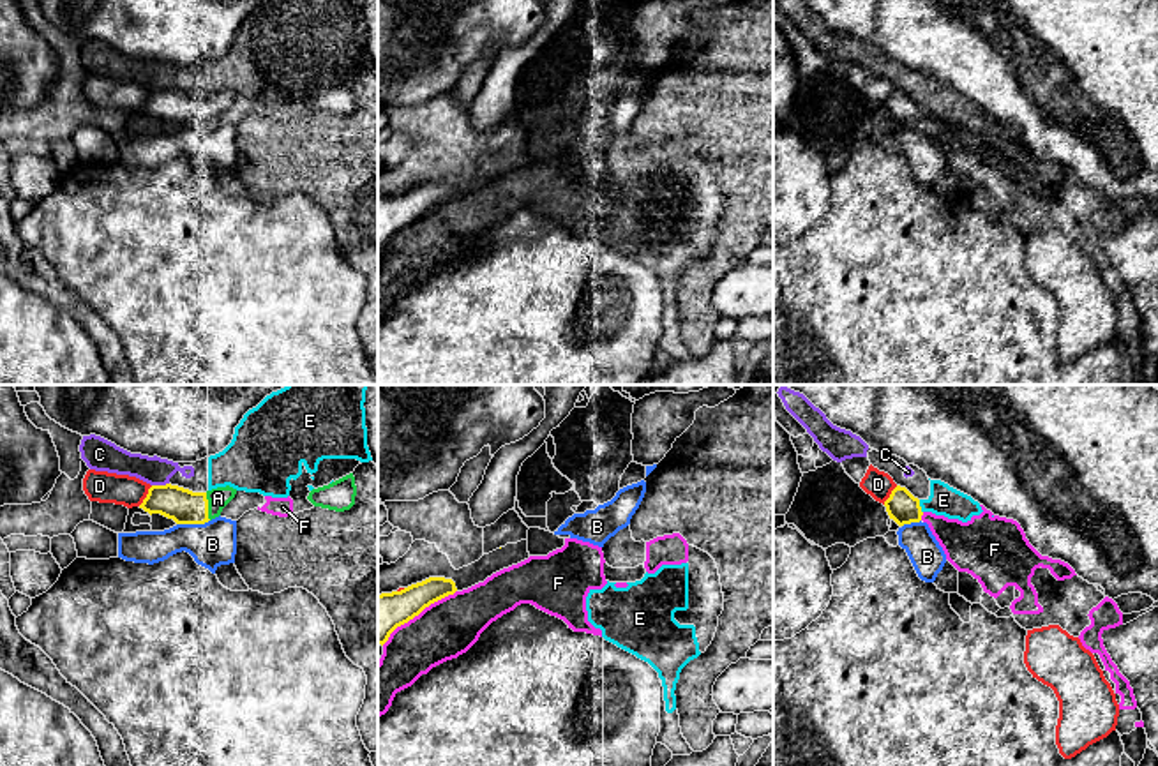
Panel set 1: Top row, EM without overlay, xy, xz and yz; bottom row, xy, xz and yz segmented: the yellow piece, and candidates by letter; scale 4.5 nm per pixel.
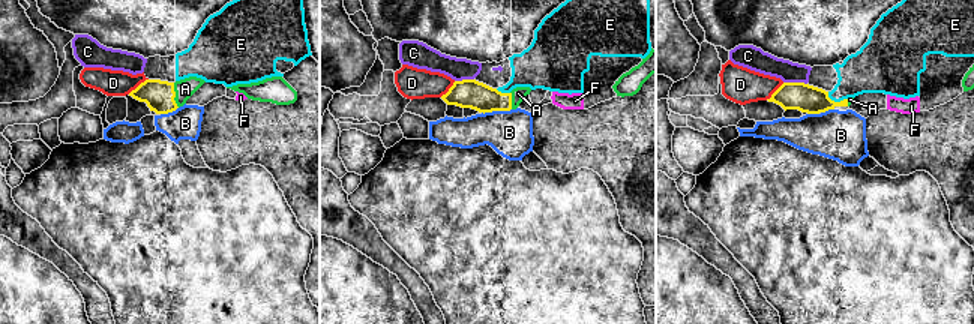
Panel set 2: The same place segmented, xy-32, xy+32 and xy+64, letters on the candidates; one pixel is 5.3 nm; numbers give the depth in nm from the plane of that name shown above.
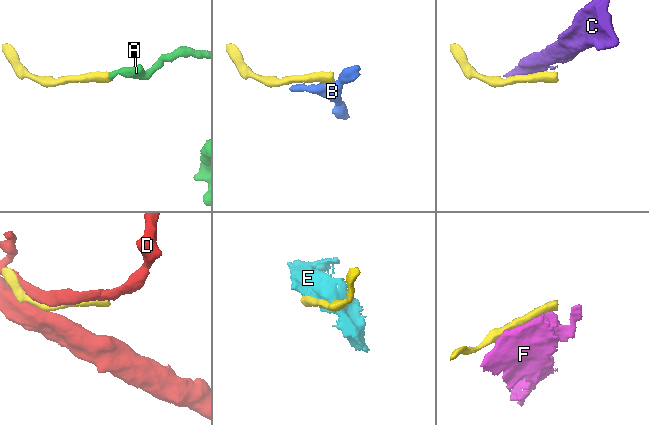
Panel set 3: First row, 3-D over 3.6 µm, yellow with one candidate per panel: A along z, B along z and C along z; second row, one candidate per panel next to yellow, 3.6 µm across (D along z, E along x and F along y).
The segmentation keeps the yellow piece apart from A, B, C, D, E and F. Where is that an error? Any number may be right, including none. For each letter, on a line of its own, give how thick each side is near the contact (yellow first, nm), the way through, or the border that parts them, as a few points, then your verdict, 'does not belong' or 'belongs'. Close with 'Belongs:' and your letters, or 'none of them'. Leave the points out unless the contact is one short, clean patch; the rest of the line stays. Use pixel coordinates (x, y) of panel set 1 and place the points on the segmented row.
A: calibres 160 and 100 nm; belongs
B: calibres 160 and 200 nm; does not belong
C: calibres 160 and 130 nm; does not belong
D: calibres 160 and 140 nm; does not belong
E: calibres 150 and 140 nm; does not belong
F: calibres 190 and 260 nm; does not belong
Belongs: A

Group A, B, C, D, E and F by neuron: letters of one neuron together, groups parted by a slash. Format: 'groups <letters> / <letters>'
groups A / B / C E F / D

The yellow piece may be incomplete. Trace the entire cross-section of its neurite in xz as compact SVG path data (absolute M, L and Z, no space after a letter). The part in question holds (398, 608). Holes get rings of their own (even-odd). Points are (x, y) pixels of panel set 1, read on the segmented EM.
M429 577L401 591L378 595L378 644L383 646L397 627L455 591L457 588L452 579Z

